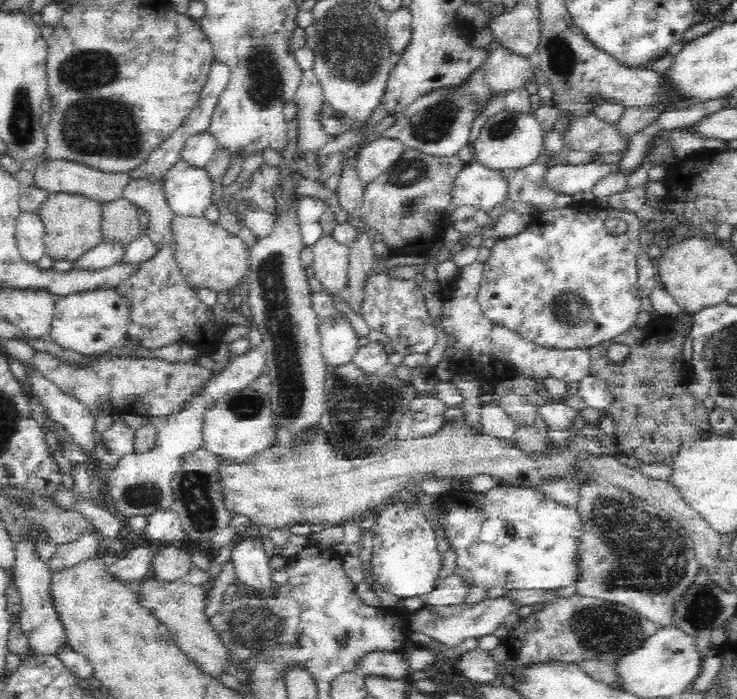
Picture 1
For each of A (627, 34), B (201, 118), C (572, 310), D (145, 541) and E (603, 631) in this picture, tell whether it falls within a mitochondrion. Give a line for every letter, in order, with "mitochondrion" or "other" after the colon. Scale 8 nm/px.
A: other
B: other
C: mitochondrion
D: other
E: mitochondrion

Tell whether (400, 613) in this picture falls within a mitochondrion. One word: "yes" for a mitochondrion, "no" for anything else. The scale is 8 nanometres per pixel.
no

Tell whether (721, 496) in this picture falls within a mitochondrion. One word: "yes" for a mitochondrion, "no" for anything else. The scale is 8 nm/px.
no

